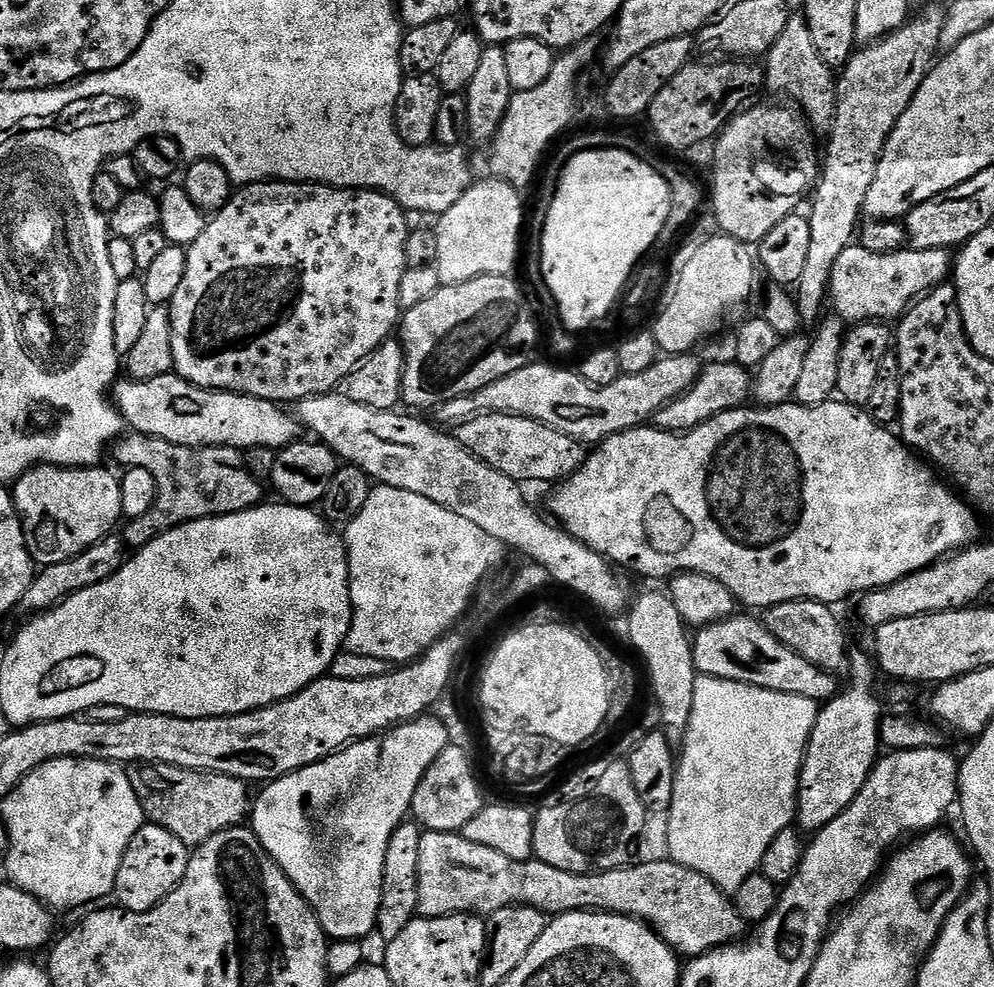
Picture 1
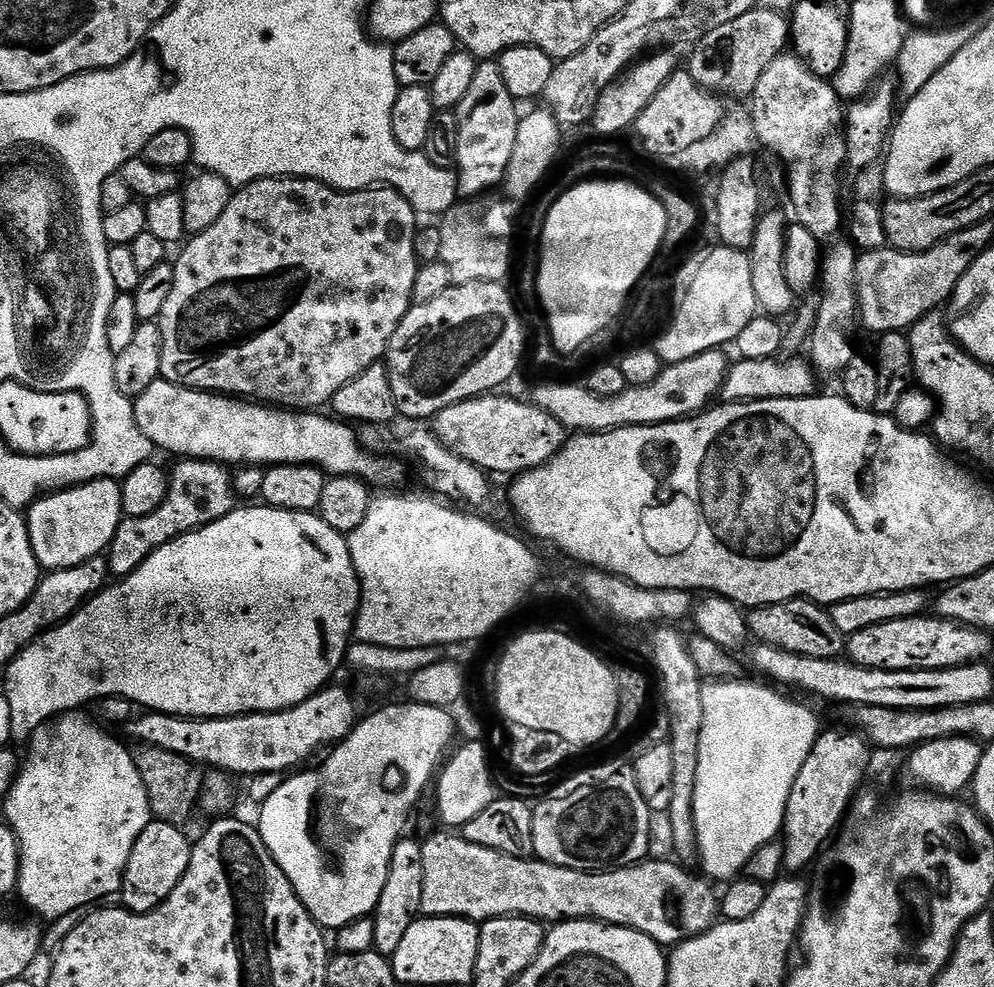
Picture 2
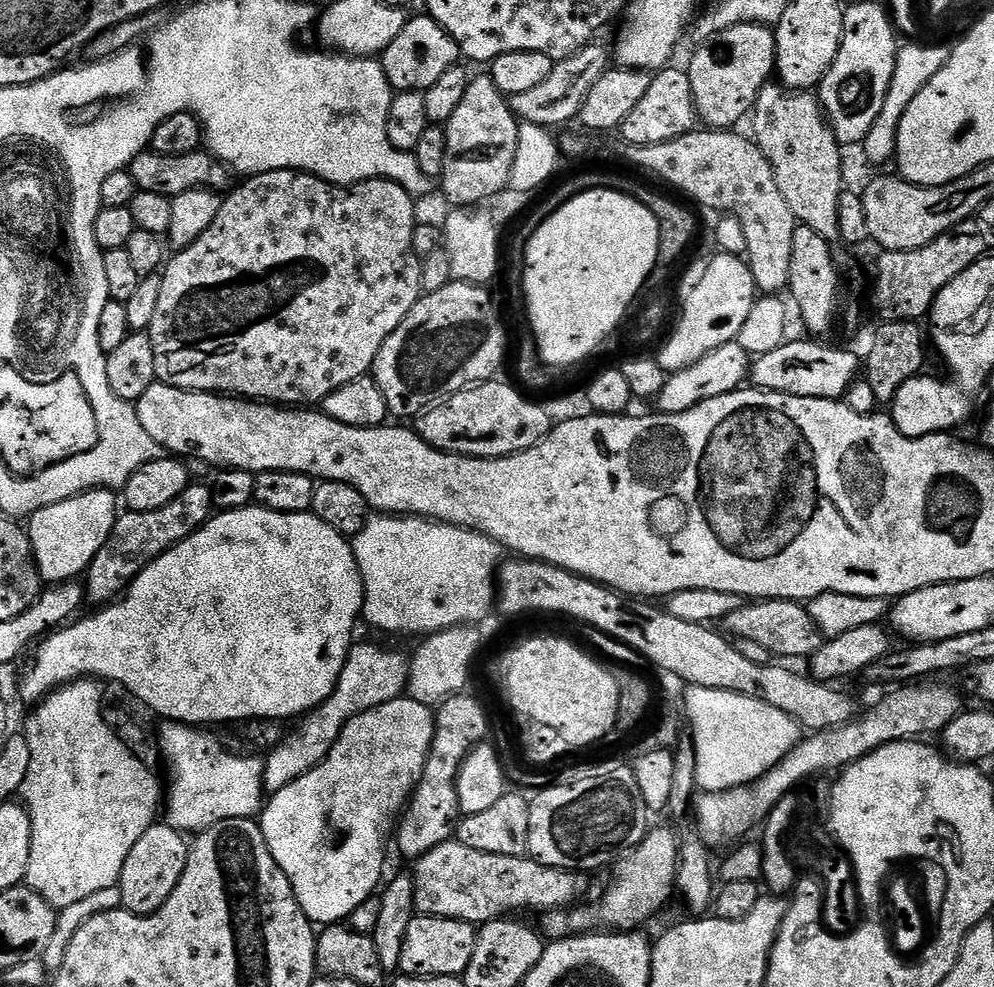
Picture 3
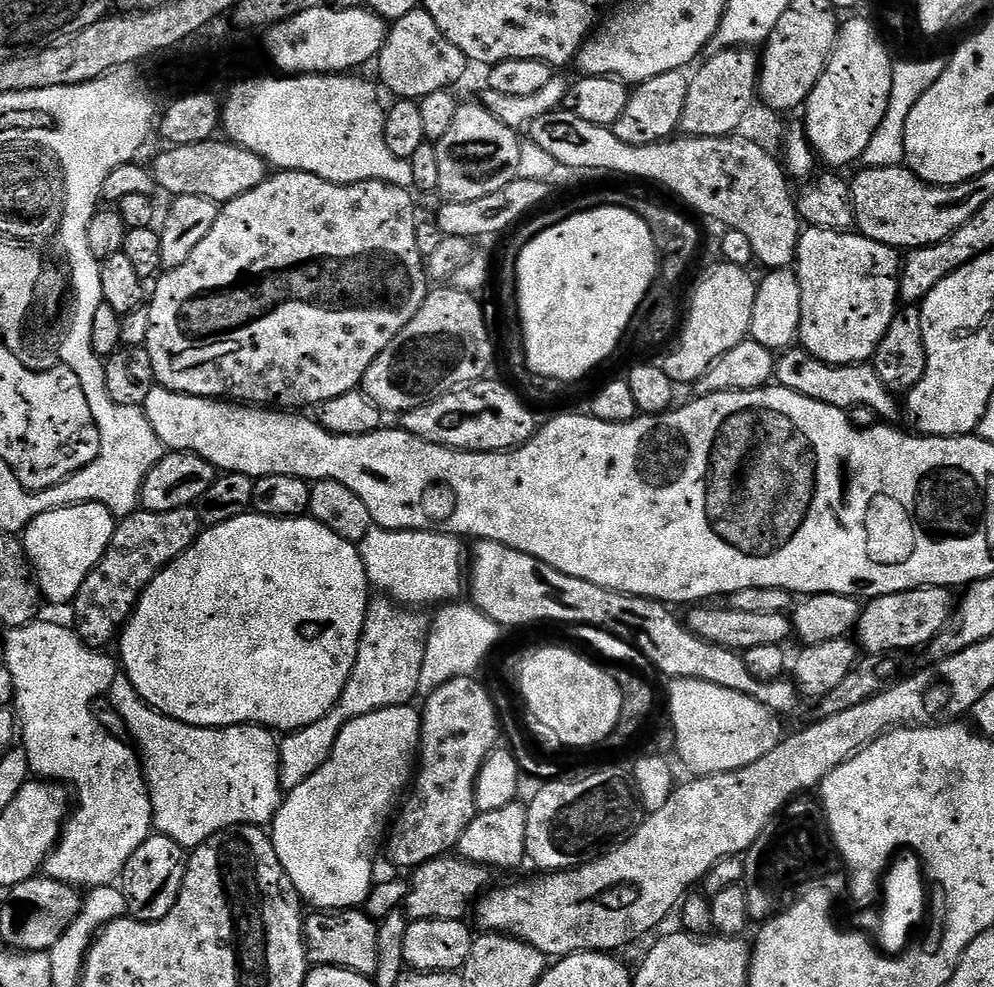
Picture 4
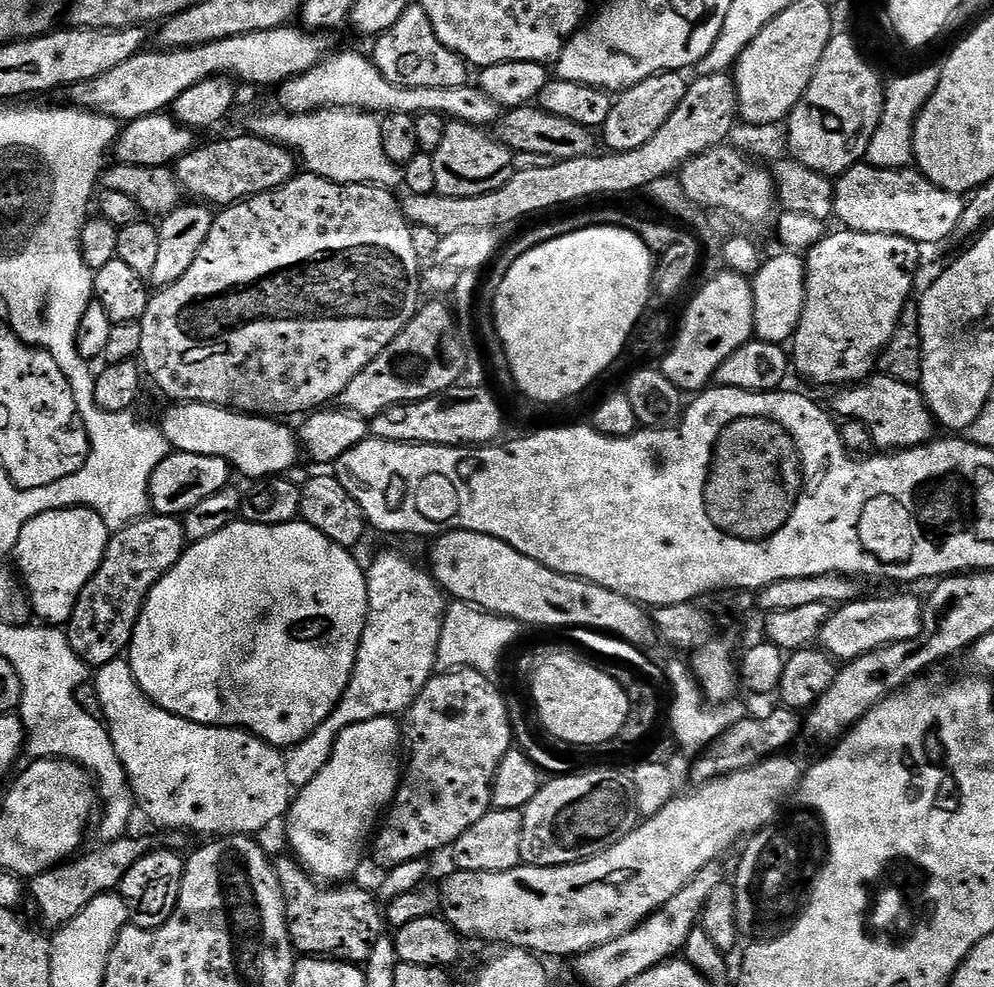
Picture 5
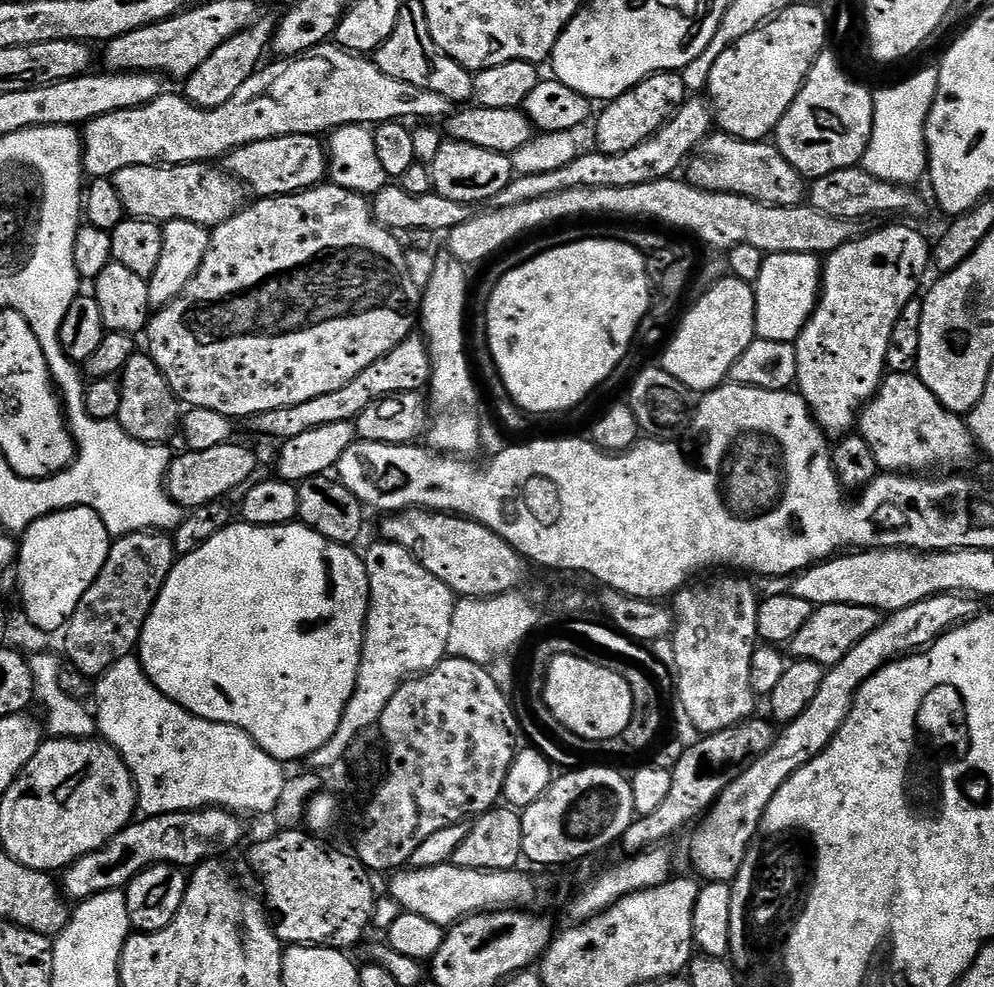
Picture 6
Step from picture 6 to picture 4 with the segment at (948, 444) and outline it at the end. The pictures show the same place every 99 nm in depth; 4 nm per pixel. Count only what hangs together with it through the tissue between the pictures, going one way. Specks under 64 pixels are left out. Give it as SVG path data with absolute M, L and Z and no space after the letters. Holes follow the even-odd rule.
M793 346L779 353L776 362L775 383L782 388L789 388L806 398L814 398L814 402L826 402L826 406L835 408L850 409L858 406L872 408L877 418L884 422L892 422L896 415L901 415L902 408L896 405L897 397L880 381L878 374L872 369L871 363L863 364L827 364L818 358L814 358L799 346Z

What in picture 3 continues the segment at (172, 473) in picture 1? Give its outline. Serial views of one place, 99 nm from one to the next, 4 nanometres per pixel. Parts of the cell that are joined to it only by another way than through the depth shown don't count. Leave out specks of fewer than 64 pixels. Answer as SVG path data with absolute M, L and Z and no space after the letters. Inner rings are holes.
M189 483L188 489L174 502L162 506L162 510L150 510L149 512L121 511L116 517L116 525L107 542L94 554L94 562L89 566L83 577L83 585L86 600L92 606L107 606L120 599L146 570L157 560L163 552L168 552L175 546L181 544L187 536L192 536L201 526L207 524L214 515L212 507L212 489L207 483Z

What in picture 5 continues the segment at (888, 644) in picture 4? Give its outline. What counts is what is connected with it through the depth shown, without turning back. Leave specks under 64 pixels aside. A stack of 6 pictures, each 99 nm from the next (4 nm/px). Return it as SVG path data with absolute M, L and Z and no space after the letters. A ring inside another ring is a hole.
M896 592L893 596L866 596L839 605L822 626L819 647L837 662L870 654L870 650L887 644L906 642L917 636L922 628L924 606L921 597L907 596L904 592Z

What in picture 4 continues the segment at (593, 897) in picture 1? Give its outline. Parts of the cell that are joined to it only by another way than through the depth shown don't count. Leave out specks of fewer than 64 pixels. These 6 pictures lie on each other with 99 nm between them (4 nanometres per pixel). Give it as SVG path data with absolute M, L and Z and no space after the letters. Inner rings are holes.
M441 858L426 862L411 873L412 880L407 881L408 896L402 905L409 921L413 920L464 920L469 915L474 901L489 887L489 869L482 868L478 864L470 864L459 858Z

